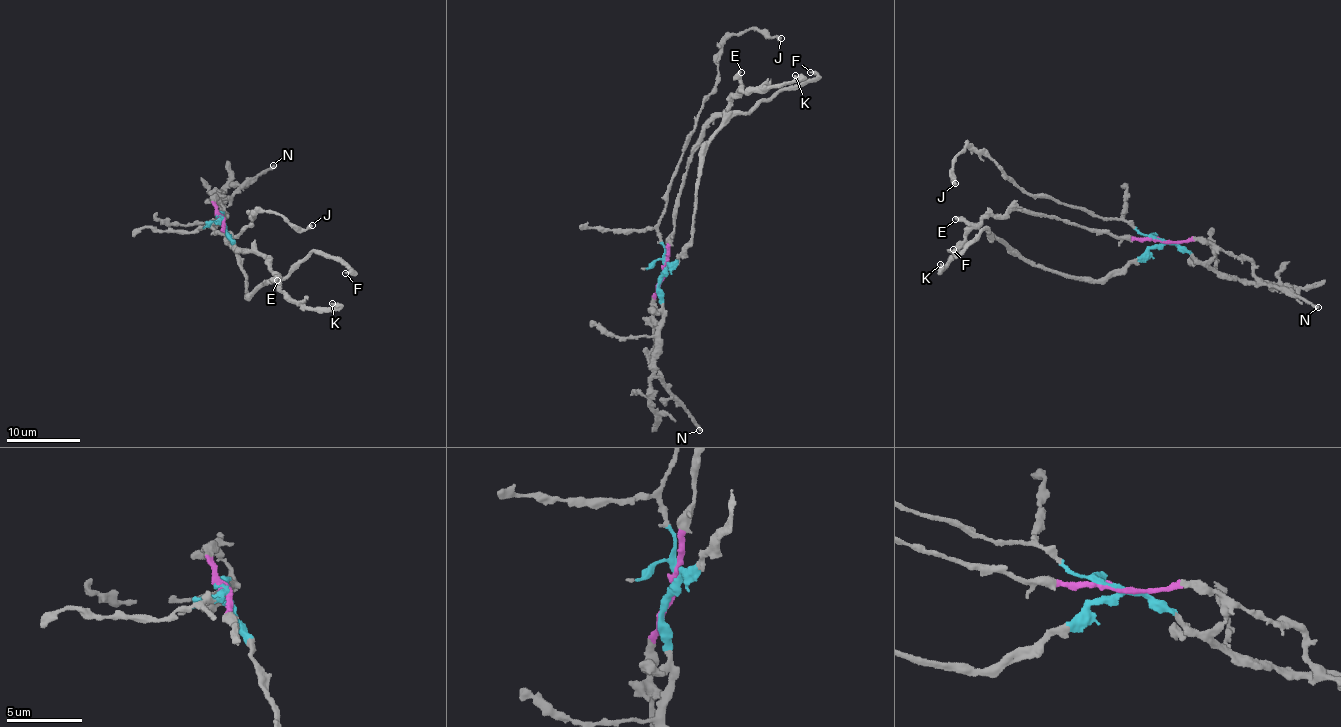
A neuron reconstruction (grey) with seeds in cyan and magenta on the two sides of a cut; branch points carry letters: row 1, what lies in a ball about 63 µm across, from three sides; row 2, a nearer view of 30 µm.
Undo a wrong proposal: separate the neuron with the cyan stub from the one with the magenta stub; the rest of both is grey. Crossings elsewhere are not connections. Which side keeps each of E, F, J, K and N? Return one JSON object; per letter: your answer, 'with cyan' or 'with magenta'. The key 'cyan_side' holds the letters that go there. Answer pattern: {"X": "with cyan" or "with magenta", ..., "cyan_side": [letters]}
{"E": "with magenta", "F": "with cyan", "J": "with cyan", "K": "with magenta", "N": "with magenta", "cyan_side": ["F", "J"]}

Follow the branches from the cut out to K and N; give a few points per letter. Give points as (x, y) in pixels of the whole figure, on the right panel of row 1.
K: (1163, 241), (1117, 237), (1014, 209), (1002, 215), (985, 214), (957, 248), (945, 270), (941, 270), (939, 264)
N: (1163, 241), (1208, 241), (1250, 261), (1251, 270), (1263, 283), (1319, 307)

